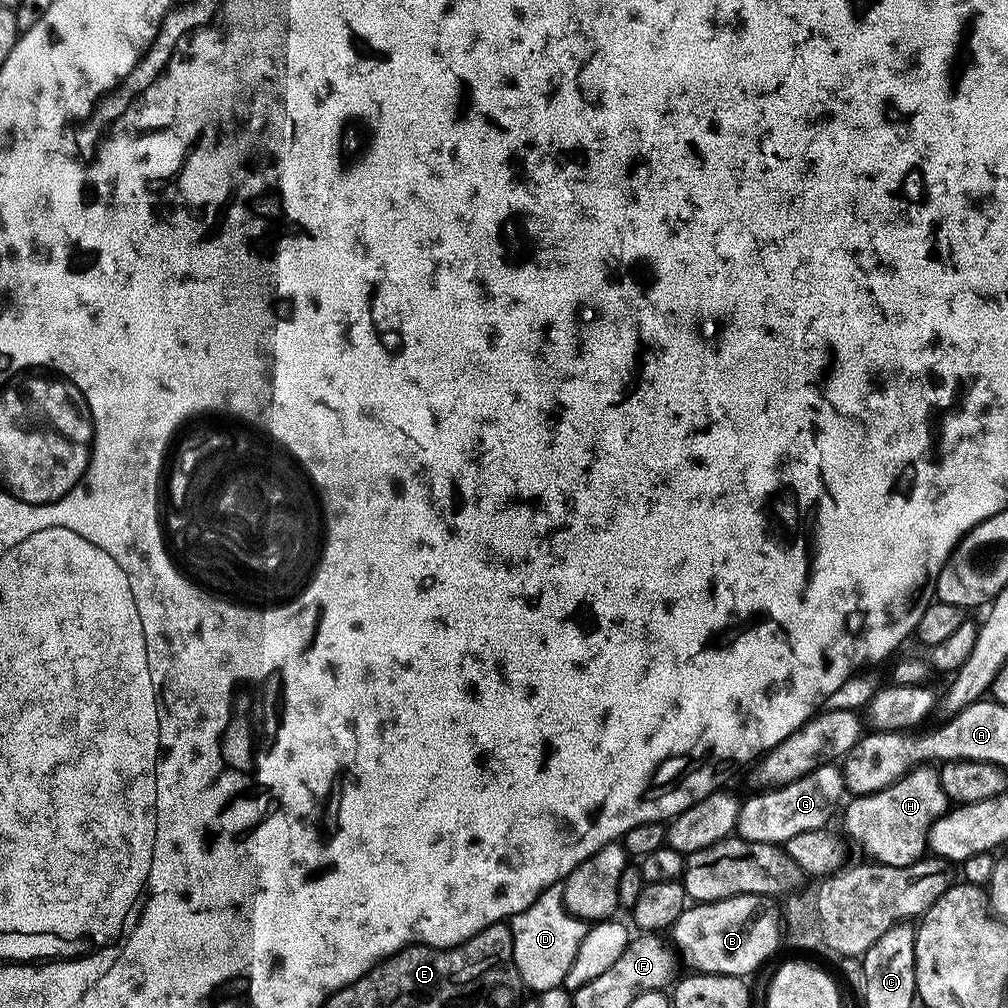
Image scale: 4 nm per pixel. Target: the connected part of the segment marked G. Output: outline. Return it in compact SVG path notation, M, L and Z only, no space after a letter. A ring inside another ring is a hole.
M832 762L822 764L794 782L757 791L757 796L750 797L746 802L744 800L739 805L735 835L750 842L787 845L788 840L794 838L794 834L825 827L840 795L845 795L845 792L841 769Z

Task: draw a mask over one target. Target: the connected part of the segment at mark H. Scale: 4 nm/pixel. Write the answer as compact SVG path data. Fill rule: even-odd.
M917 766L899 780L895 780L890 786L865 796L852 796L849 801L848 809L844 812L845 830L843 829L843 831L849 837L852 835L858 843L862 844L865 850L872 855L869 857L875 863L886 866L910 866L914 862L925 859L930 848L928 835L935 826L936 820L944 815L950 807L946 790L942 788L939 771L932 766Z

